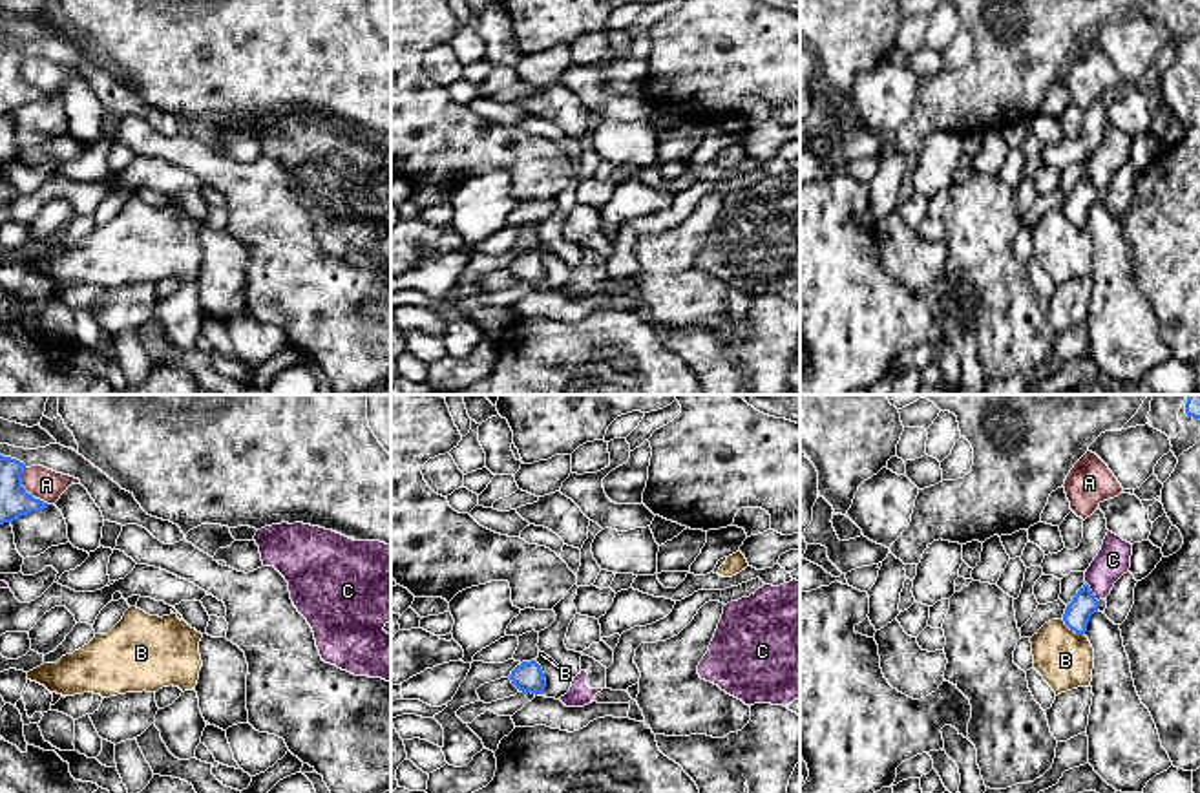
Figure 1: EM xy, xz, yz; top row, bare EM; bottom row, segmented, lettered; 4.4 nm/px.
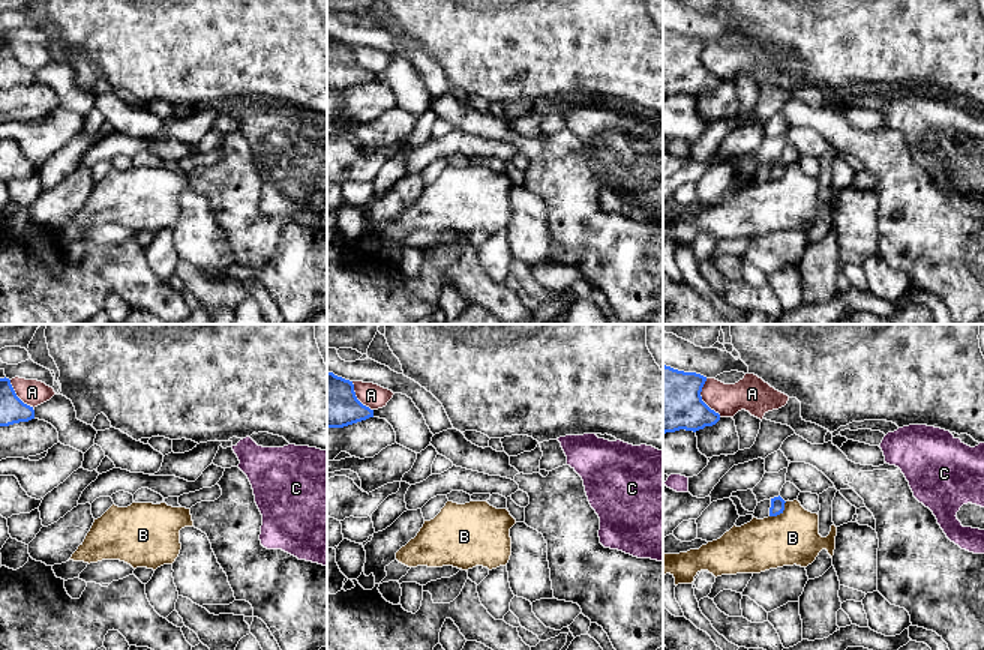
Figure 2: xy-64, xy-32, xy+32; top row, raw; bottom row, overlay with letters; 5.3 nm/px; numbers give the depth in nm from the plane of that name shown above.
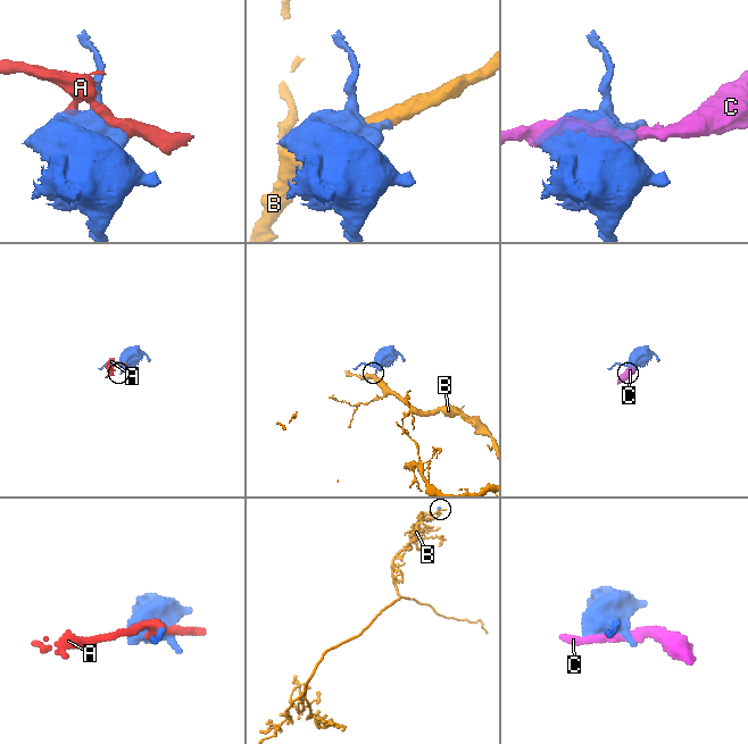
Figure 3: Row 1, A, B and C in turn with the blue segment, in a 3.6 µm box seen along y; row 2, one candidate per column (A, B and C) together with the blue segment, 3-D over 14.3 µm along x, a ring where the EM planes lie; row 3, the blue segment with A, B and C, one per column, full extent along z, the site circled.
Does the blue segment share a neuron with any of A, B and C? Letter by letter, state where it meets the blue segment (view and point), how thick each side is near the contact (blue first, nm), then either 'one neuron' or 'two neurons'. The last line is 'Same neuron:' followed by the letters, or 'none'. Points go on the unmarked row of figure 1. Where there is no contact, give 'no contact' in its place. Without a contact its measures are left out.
A: xy (24, 81) | 140/140 nm | two neurons
B: yz (1073, 220) | 120/260 nm | two neurons
C: yz (1091, 181) | 120/150 nm | two neurons
Same neuron: none

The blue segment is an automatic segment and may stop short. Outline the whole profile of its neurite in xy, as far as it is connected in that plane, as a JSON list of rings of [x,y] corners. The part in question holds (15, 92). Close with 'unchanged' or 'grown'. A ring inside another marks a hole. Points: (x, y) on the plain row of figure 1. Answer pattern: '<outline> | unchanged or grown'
[[[0,46],[0,115],[13,113],[31,102],[46,100],[49,95],[35,90],[22,77],[26,55]]] | unchanged

